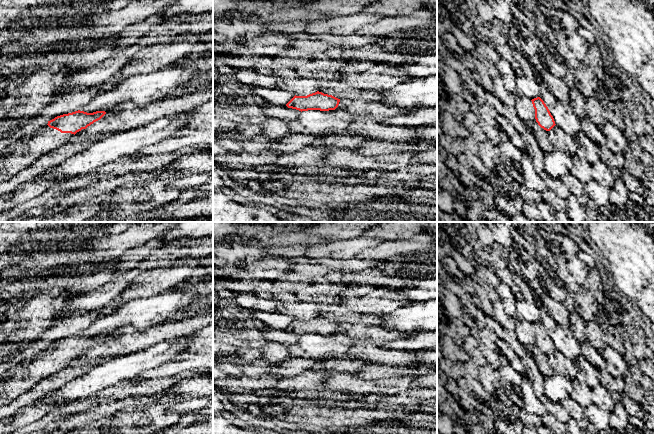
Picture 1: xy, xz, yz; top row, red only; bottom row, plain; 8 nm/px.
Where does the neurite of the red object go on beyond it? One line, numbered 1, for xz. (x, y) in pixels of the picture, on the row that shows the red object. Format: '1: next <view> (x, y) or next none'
1: next none

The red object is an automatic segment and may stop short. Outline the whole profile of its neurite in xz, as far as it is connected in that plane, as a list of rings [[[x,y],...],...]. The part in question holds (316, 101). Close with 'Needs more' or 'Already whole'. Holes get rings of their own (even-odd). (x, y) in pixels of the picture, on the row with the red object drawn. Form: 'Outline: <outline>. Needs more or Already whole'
Outline: [[[315,92],[307,96],[294,96],[286,106],[288,108],[299,111],[320,110],[329,111],[335,110],[339,105],[340,99],[324,94],[322,92]]]. Already whole

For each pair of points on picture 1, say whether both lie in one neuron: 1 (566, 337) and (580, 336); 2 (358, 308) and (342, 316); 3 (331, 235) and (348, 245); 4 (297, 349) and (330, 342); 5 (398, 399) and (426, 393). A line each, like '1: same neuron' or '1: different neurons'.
1: different neurons
2: different neurons
3: different neurons
4: same neuron
5: same neuron

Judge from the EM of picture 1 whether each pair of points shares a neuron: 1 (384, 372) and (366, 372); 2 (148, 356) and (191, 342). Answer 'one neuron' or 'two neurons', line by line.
1: one neuron
2: two neurons

